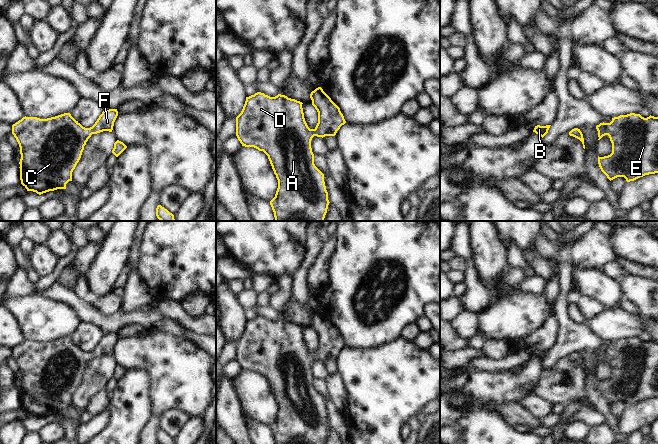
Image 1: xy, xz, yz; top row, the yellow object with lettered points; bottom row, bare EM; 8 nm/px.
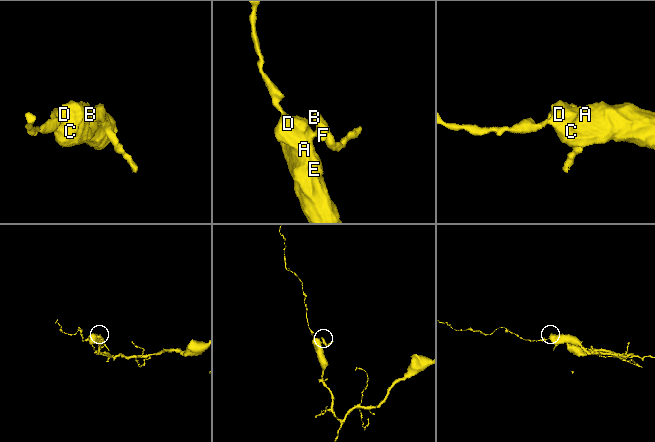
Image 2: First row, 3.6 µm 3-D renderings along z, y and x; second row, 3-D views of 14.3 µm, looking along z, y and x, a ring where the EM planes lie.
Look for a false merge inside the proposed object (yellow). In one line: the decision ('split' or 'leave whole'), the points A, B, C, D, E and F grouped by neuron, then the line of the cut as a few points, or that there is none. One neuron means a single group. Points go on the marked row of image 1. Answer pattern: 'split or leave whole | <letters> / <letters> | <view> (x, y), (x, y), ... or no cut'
leave whole | A B C D E F | no cut

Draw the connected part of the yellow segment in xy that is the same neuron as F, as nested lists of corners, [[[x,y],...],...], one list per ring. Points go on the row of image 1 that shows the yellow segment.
[[[117,109],[103,111],[90,128],[83,127],[70,113],[47,119],[25,116],[13,124],[12,134],[19,144],[21,154],[19,162],[21,184],[27,191],[39,195],[57,189],[66,189],[66,184],[72,181],[72,172],[81,158],[88,139],[92,134],[112,132],[117,116]]]

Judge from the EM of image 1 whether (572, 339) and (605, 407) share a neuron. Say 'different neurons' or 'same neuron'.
different neurons

